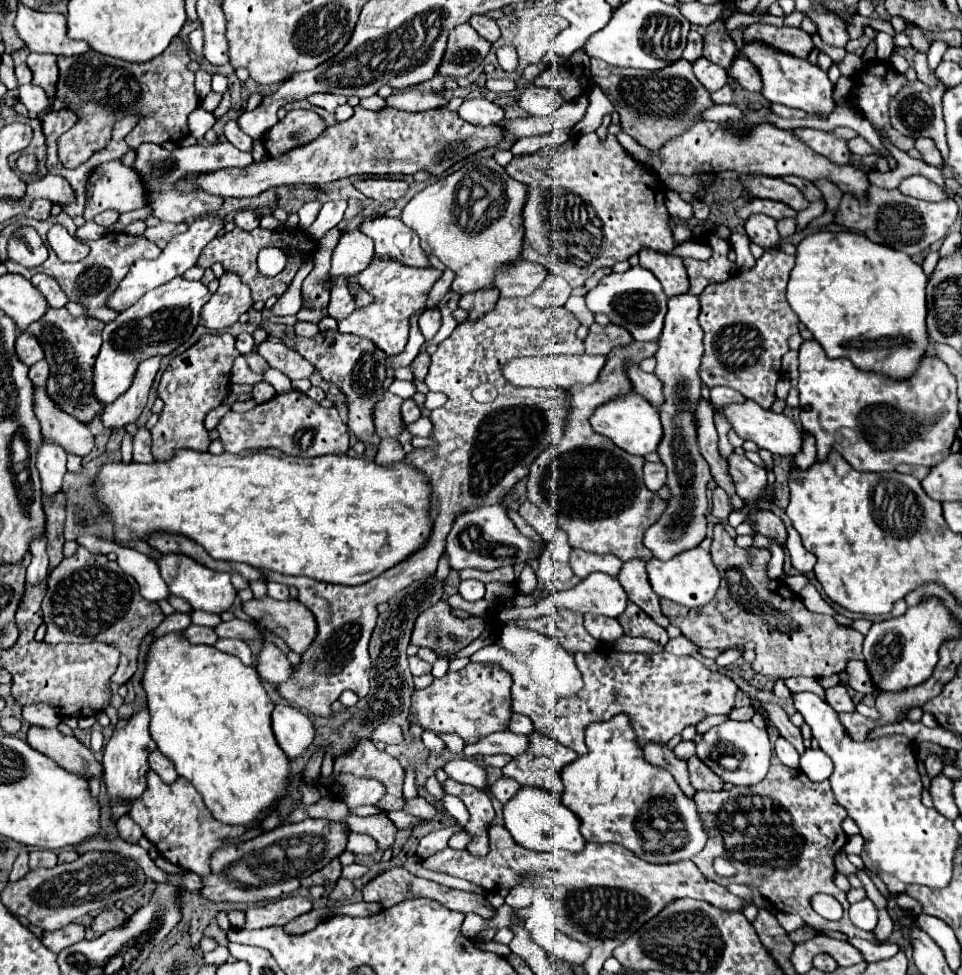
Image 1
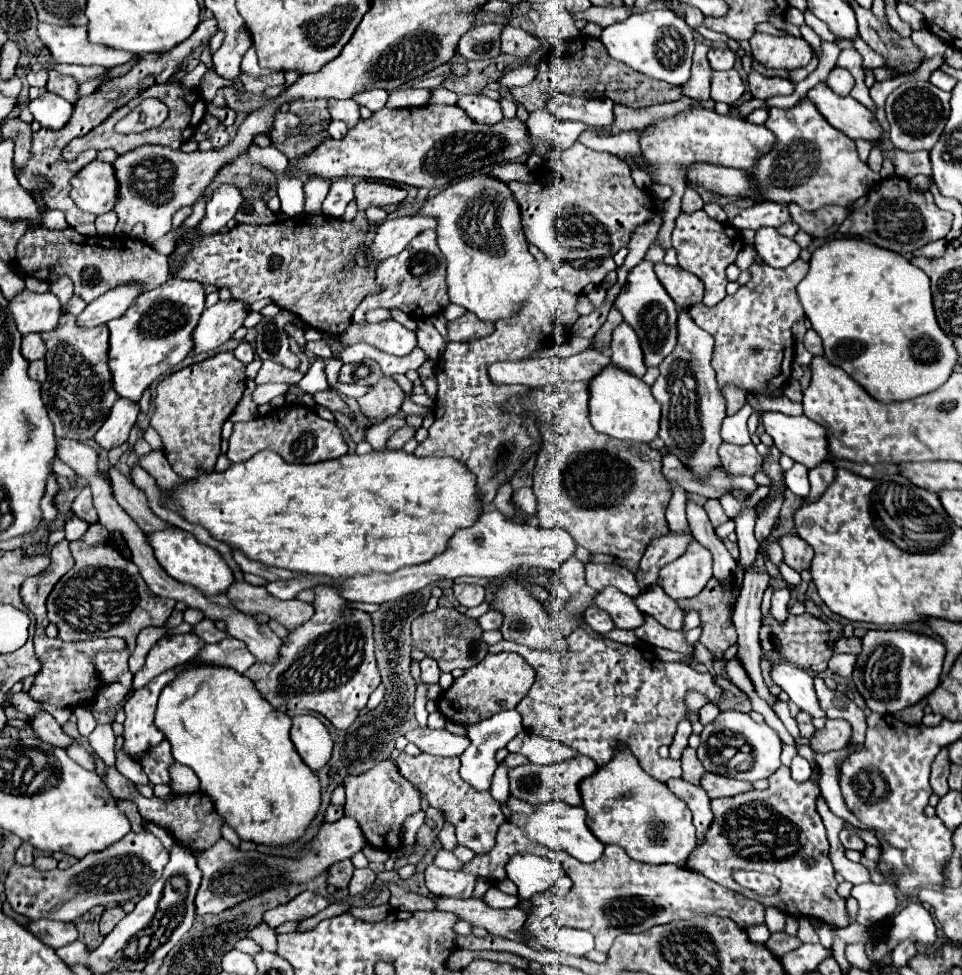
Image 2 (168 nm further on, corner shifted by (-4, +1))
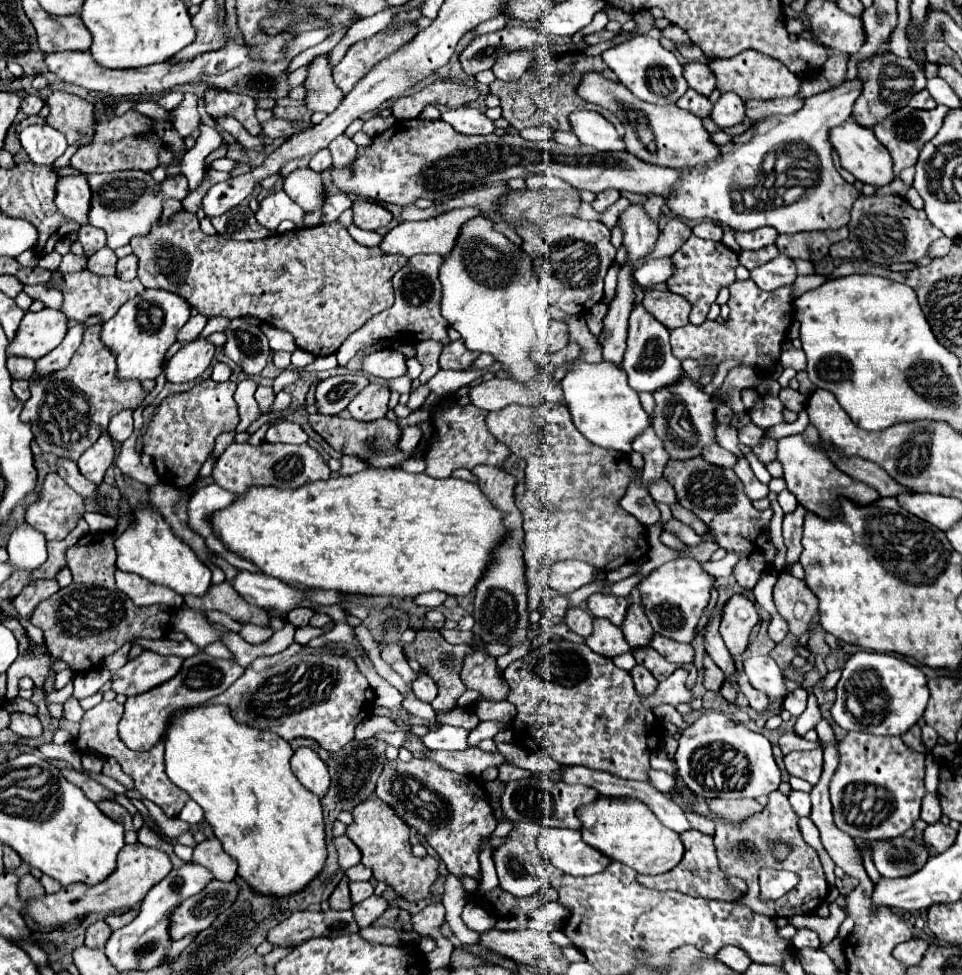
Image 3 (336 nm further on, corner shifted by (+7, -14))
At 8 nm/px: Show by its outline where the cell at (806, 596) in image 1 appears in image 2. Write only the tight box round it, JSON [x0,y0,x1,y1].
[779,561,801,586]

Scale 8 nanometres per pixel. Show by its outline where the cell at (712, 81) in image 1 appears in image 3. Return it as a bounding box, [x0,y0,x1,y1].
[711,93,745,127]

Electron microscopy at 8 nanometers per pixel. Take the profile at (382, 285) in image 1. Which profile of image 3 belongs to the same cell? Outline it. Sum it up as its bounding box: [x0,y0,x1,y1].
[363,349,407,379]

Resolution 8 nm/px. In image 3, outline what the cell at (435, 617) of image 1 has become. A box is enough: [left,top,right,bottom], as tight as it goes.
[403,629,471,711]

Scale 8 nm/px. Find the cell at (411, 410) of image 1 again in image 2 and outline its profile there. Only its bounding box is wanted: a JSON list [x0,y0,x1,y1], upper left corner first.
[366,414,406,450]

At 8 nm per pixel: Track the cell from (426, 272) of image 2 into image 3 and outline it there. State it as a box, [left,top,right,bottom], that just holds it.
[337,255,449,365]

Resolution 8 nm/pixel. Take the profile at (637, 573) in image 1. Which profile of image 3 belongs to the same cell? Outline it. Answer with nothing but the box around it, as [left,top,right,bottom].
[649,635,693,663]

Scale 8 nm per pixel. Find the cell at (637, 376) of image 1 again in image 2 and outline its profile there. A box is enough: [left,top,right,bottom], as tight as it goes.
[610,322,646,376]

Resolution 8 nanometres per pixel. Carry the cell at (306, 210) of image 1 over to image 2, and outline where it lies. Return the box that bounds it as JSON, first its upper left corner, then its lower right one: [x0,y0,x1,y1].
[304,176,330,214]

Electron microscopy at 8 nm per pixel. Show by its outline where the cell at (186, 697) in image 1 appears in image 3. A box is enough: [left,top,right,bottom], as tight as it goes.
[163,705,329,897]

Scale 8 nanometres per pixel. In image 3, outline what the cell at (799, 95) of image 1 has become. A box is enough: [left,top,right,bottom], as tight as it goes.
[829,119,893,187]

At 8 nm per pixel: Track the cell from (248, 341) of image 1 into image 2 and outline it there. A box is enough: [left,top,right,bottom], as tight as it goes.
[234,342,254,364]

